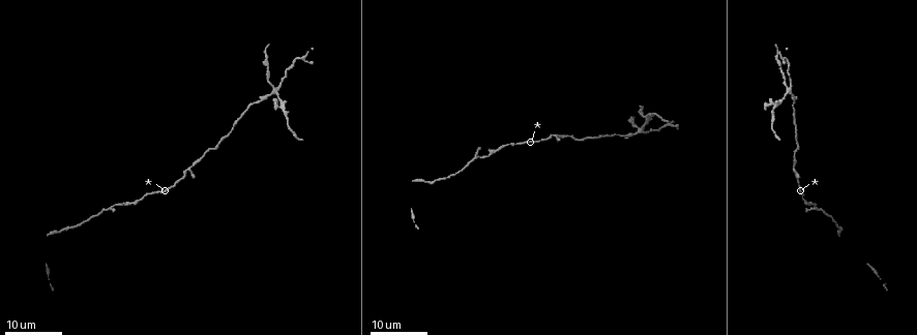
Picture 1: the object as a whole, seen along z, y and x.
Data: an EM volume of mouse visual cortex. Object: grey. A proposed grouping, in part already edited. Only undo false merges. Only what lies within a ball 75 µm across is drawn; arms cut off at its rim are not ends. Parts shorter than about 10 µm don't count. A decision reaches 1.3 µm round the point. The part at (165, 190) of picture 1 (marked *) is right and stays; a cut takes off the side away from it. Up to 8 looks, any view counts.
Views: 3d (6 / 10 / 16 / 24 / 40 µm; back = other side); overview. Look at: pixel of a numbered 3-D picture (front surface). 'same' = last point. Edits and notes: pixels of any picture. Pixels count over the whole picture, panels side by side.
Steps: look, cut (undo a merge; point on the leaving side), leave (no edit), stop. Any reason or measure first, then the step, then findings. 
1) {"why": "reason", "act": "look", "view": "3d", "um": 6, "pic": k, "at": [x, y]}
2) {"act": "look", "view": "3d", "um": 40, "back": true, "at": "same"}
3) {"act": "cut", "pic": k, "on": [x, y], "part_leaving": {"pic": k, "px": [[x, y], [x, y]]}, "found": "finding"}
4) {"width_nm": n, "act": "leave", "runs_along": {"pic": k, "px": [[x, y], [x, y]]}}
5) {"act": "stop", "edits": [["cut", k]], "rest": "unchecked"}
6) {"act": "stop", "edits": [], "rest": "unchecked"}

{"why": "four or more arms meet", "act": "look", "view": "3d", "um": 24, "pic": 1, "at": [275, 90]}

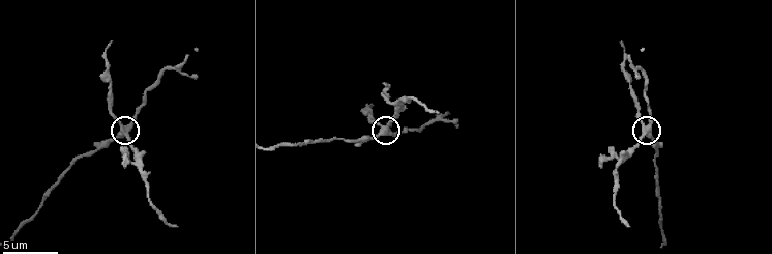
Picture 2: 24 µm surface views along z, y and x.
{"why": "zoom in", "act": "look", "view": "3d", "um": 6, "pic": 2, "at": [125, 130]}

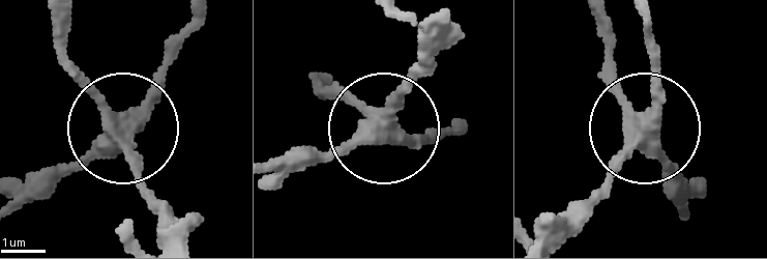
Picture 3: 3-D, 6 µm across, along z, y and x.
{"arms": 4, "act": "cut", "pic": 3, "on": [81, 80], "found": "a second neuron is stuck on"}

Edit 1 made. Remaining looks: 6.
{"why": "narrows sharply", "act": "look", "view": "3d", "um": 16, "pic": 2, "at": [38, 210]}

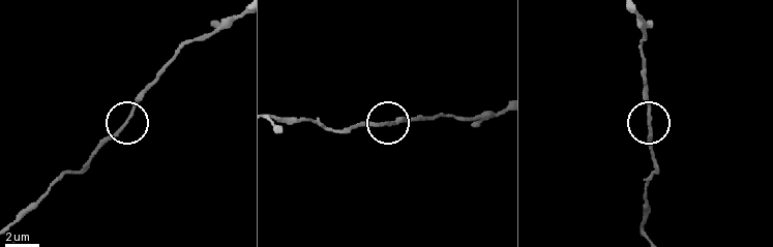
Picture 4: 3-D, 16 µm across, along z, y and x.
{"act": "leave", "runs_along": {"pic": 4, "px": [[276, 118], [305, 118], [330, 131], [408, 123]]}, "found": "continuous, no second neuron"}

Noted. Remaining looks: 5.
{"why": "calibre changes", "act": "look", "view": "3d", "um": 16, "pic": 1, "at": [813, 203]}

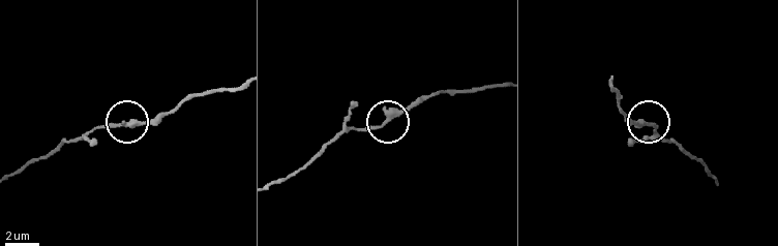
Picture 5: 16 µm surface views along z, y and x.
{"why": "closer look", "act": "look", "view": "3d", "um": 10, "pic": 5, "at": [647, 126]}

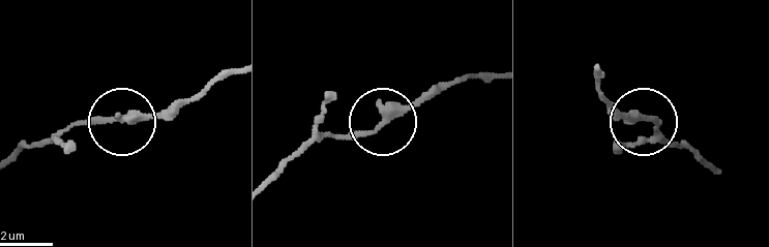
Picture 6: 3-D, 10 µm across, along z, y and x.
{"arms": 3, "act": "leave", "runs_along": {"pic": 6, "px": [[230, 71], [164, 110], [52, 131]]}, "found": "one neuron here"}

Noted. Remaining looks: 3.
{"act": "look", "view": "3d", "um": 16, "pic": 1, "at": [793, 164]}

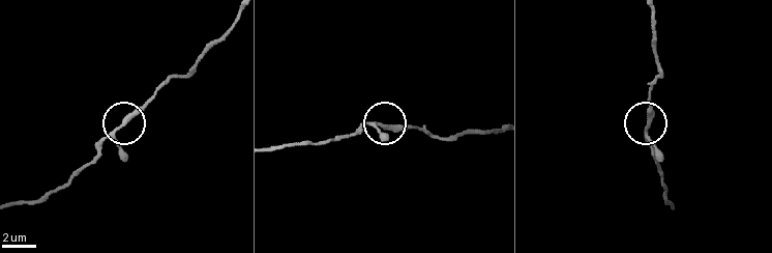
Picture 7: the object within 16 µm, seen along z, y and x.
{"why": "zoom in", "act": "look", "view": "3d", "um": 10, "pic": 7, "at": [383, 124]}

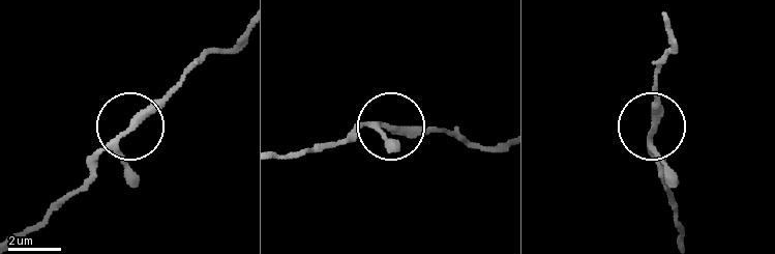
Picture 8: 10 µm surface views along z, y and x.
{"arms": 3, "act": "leave", "runs_along": {"pic": 8, "px": [[22, 236], [194, 63]]}, "found": "all the same neuron"}

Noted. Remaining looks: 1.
{"act": "stop", "edits": [["cut", 3]], "rest": "unchecked"}

